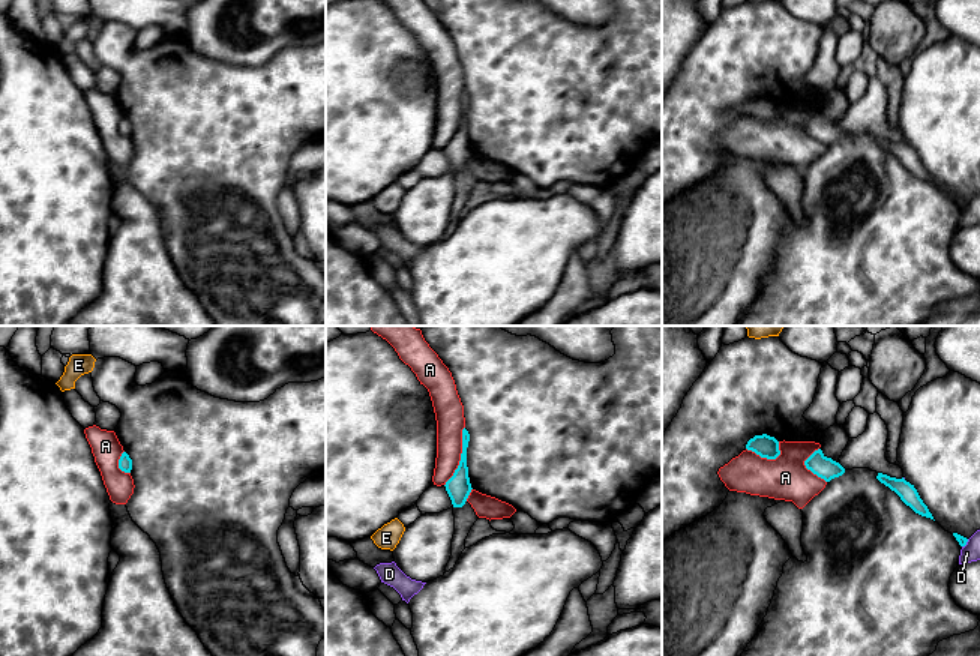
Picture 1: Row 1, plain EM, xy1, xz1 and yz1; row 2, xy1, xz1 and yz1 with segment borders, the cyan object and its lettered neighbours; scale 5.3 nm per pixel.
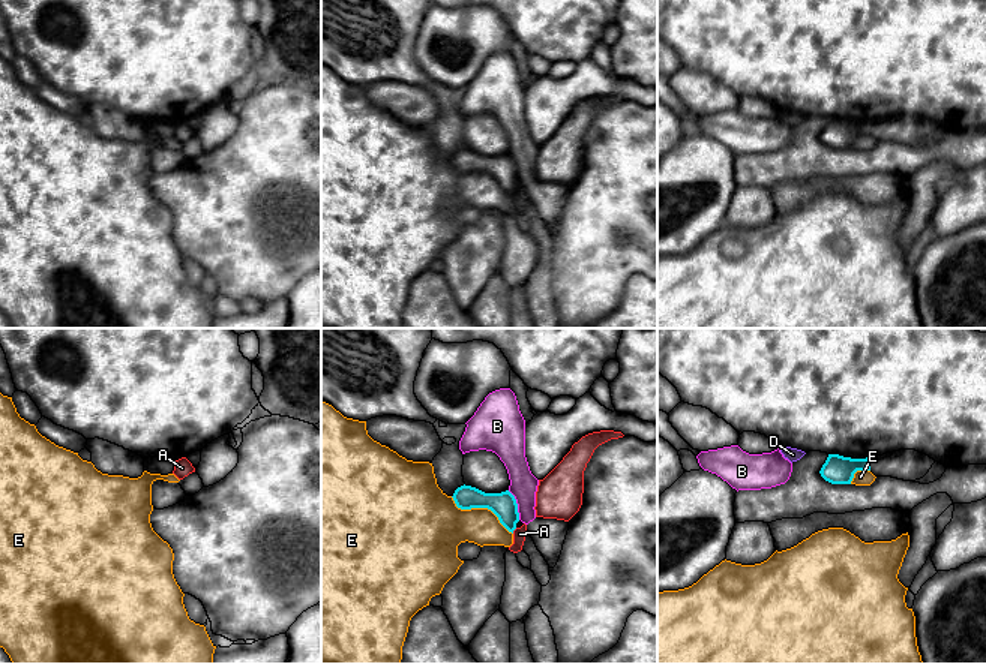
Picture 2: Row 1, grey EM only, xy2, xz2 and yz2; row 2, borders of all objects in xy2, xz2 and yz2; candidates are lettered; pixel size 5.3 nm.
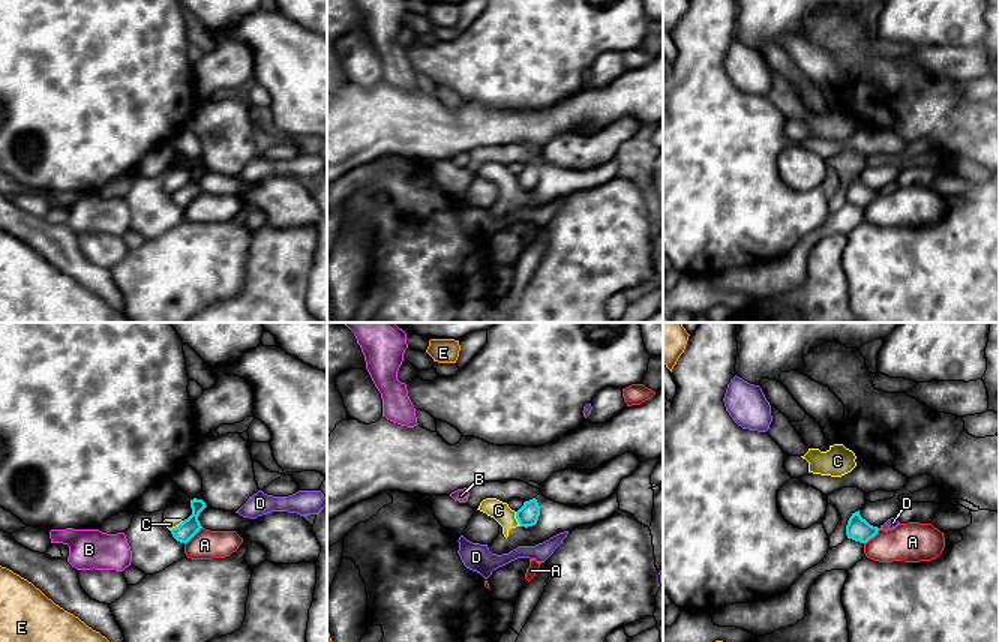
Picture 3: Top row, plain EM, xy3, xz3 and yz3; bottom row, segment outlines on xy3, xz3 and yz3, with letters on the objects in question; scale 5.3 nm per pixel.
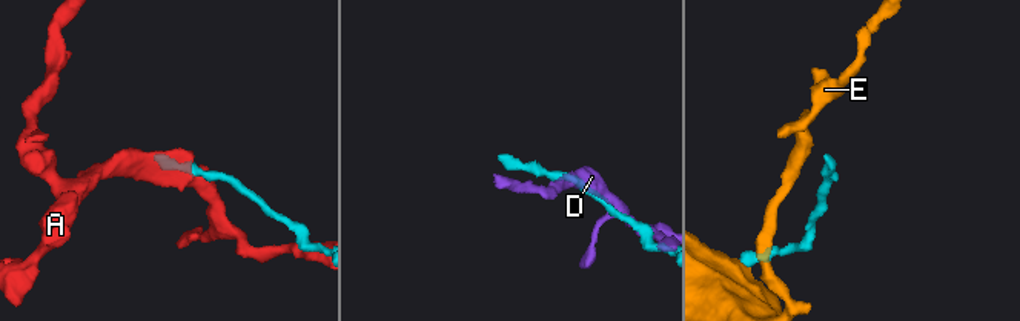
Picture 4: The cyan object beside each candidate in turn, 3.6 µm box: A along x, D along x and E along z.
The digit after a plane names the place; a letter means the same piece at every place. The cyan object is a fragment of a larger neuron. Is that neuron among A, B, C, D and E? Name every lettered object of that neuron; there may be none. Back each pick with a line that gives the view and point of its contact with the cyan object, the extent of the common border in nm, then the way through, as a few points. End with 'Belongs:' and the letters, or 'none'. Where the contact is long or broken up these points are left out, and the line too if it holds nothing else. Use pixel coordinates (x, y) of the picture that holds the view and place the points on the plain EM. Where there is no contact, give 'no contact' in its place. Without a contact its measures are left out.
Belongs: none

